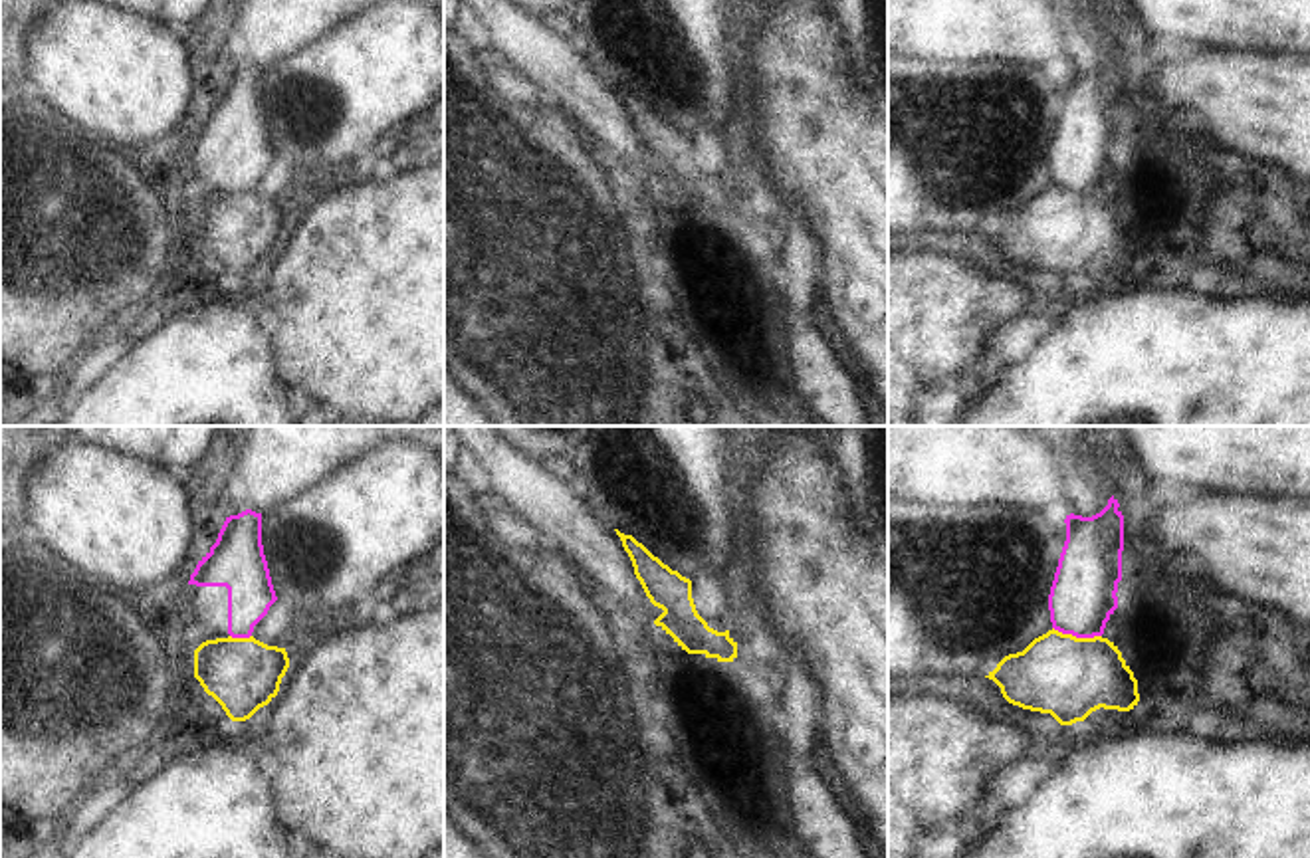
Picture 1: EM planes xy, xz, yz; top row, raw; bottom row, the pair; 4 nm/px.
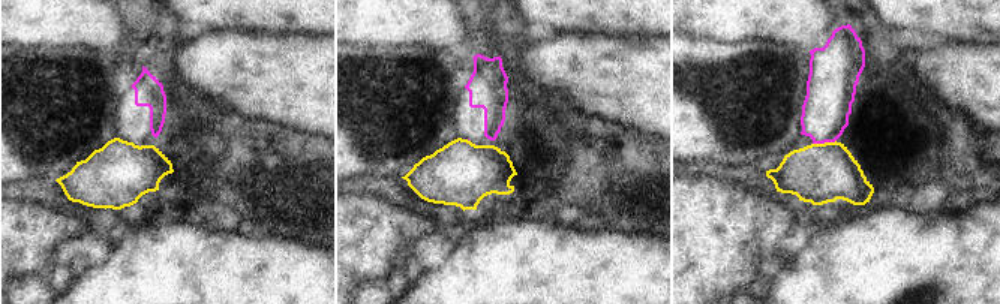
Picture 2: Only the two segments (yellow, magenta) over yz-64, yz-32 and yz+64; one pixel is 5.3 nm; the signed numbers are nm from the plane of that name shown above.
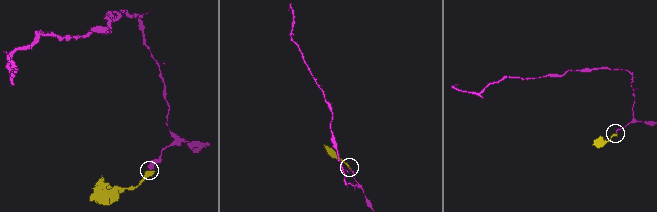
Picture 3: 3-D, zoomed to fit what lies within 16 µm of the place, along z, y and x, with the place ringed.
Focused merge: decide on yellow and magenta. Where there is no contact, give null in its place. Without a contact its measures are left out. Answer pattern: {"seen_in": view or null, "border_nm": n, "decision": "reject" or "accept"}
{"seen_in": "yz", "border_nm": 200, "decision": "reject"}

